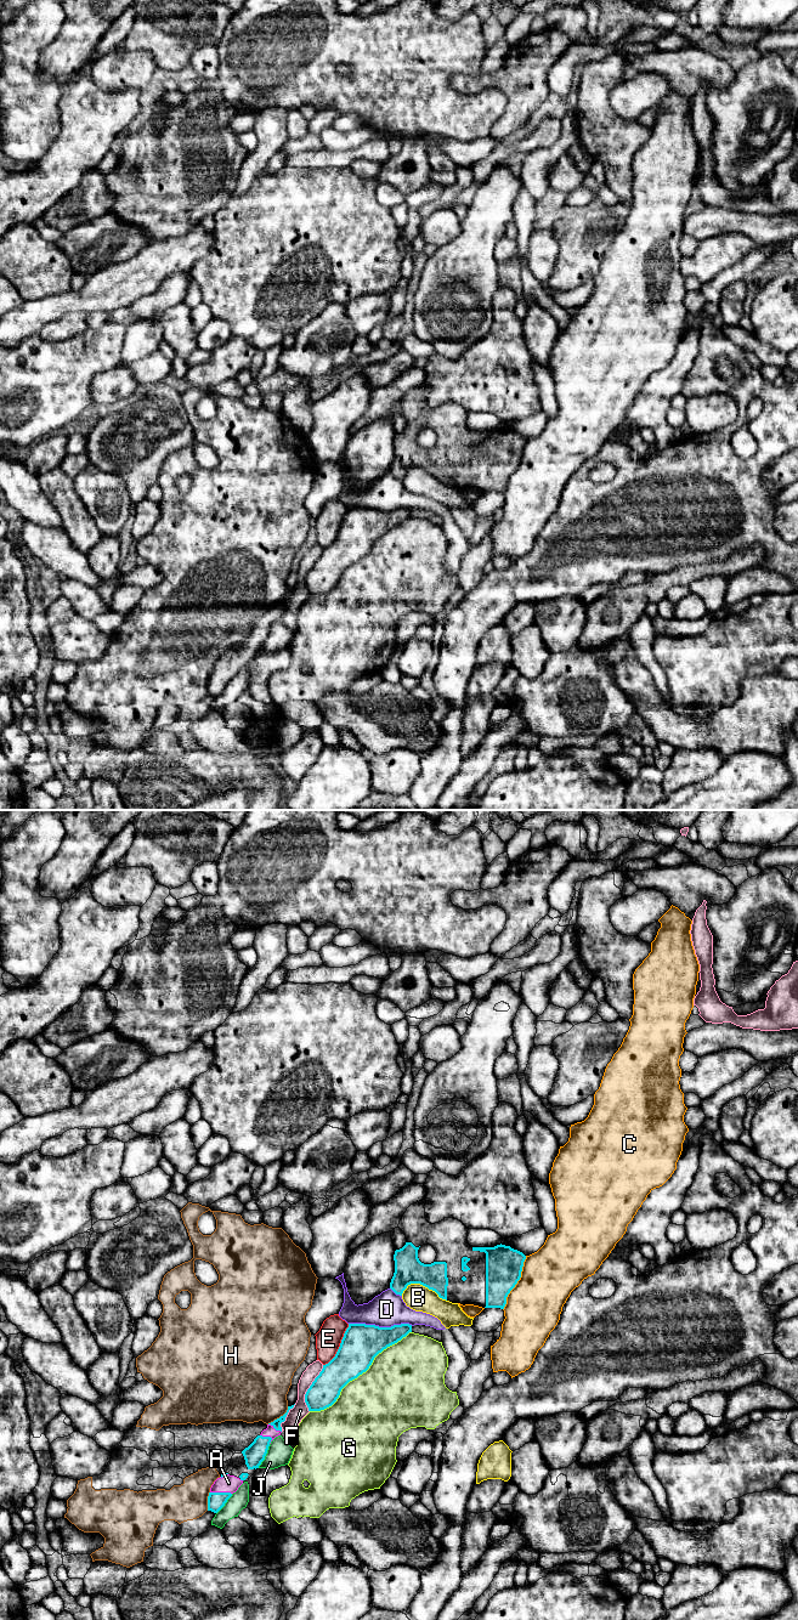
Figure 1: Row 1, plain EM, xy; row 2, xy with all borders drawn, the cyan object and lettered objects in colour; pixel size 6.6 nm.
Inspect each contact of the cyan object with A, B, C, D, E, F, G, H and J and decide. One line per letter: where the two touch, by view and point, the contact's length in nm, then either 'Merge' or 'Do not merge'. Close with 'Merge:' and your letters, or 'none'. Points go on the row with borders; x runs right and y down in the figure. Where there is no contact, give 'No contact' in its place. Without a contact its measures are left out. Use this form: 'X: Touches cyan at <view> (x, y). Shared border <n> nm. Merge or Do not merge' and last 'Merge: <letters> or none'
A: Touches cyan at xy (221, 1493). Shared border 140 nm. Merge
B: Touches cyan at xy (423, 1285). Shared border 300 nm. Do not merge
C: Touches cyan at xy (516, 1283). Shared border 400 nm. Do not merge
D: Touches cyan at xy (380, 1327). Shared border 420 nm. Do not merge
E: Touches cyan at xy (340, 1346). Shared border 320 nm. Do not merge
F: Touches cyan at xy (309, 1388). Shared border 320 nm. Do not merge
G: Touches cyan at xy (360, 1374). Shared border 850 nm. Do not merge
H: Touches cyan at xy (279, 1417). Shared border 180 nm. Do not merge
J: Touches cyan at xy (265, 1455). Shared border 180 nm. Do not merge
Merge: A

